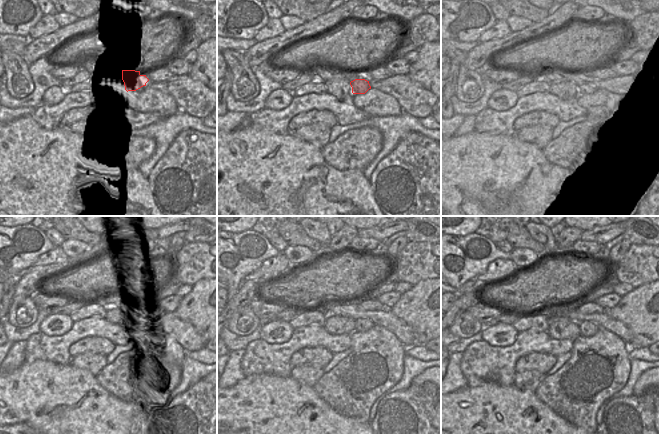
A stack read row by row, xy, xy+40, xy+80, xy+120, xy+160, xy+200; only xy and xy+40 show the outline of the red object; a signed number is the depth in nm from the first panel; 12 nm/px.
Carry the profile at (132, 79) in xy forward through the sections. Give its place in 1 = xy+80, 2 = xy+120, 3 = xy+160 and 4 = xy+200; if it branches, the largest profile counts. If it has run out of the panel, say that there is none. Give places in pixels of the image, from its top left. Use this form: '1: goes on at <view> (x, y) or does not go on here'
1: goes on at xy+80 (586, 88)
2: goes on at xy+120 (138, 320)
3: goes on at xy+160 (362, 325)
4: goes on at xy+200 (587, 328)

